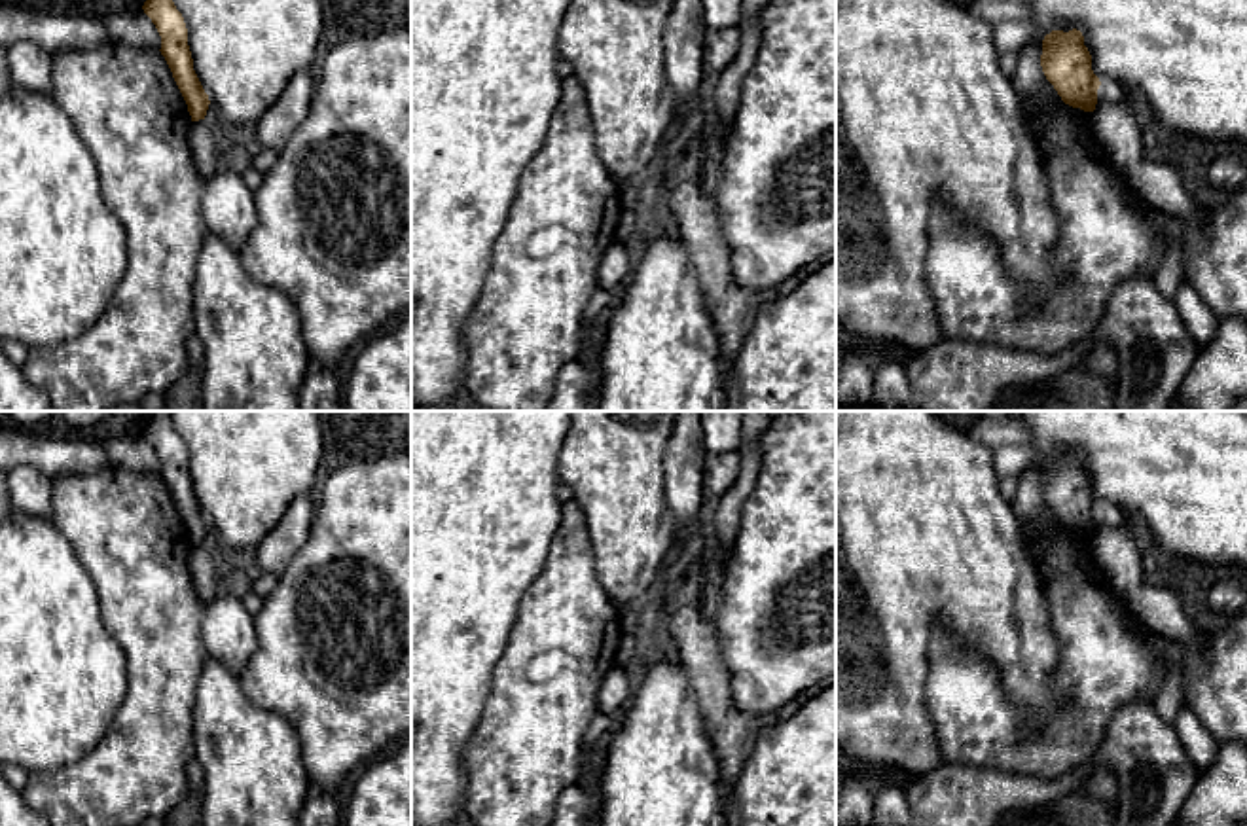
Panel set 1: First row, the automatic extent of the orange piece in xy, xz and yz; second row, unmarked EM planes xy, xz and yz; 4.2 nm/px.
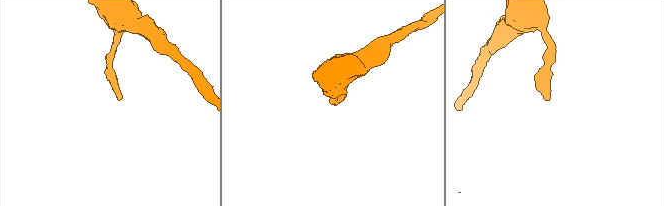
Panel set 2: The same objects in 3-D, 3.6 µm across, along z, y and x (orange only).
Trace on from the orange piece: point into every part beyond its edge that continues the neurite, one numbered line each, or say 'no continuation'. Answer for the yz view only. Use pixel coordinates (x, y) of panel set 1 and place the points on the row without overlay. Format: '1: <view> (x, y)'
no continuation

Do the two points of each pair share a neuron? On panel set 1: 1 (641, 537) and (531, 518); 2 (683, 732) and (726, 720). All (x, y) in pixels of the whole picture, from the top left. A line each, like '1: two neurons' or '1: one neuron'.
1: two neurons
2: two neurons

